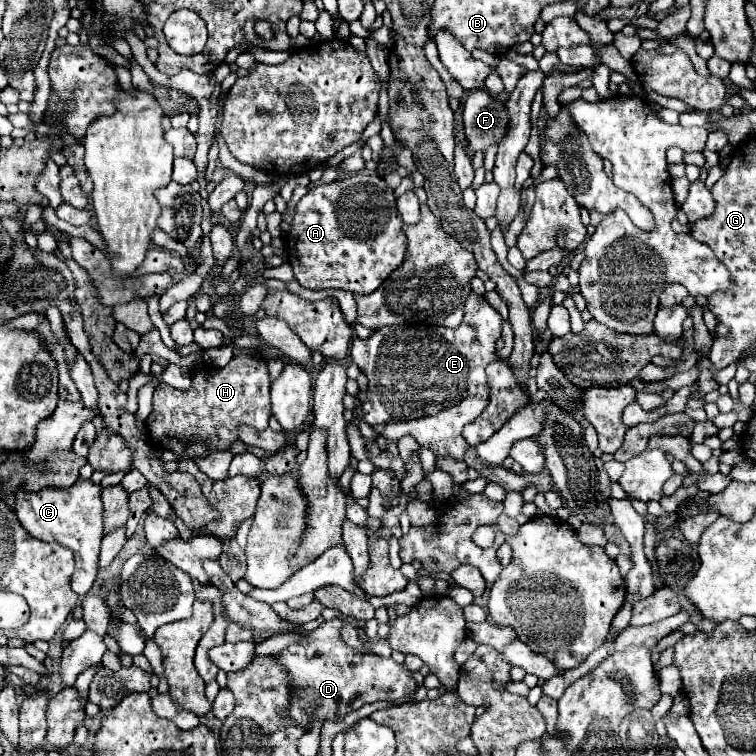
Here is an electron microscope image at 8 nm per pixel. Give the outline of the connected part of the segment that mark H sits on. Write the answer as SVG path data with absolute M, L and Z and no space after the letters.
M235 354L223 368L199 366L191 372L189 390L177 390L159 384L153 394L153 412L147 418L147 430L153 444L169 448L175 454L209 456L217 450L227 450L237 440L239 424L265 430L271 416L269 402L269 370L267 362L255 354Z

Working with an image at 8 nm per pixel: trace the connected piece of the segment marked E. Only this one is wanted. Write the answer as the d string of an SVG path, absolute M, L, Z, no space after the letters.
M471 292L459 328L397 324L375 330L369 338L353 338L351 360L369 378L367 396L361 406L363 420L371 426L431 416L465 396L489 396L485 376L487 364L497 360L495 342L501 338L501 314L483 296Z

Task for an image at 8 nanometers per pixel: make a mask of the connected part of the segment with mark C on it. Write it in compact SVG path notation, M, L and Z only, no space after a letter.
M79 478L71 488L55 490L43 488L39 492L27 492L19 488L15 492L15 514L23 528L43 542L55 542L69 548L75 556L75 574L71 586L77 594L87 594L99 572L99 548L103 538L103 502L101 486L91 480Z

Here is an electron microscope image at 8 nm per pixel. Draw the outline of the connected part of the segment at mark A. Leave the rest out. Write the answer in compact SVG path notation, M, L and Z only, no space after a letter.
M357 172L343 180L335 180L331 184L307 192L295 208L287 242L289 242L287 262L295 272L295 280L303 288L311 288L311 290L339 288L355 294L375 292L375 288L379 288L379 284L387 280L387 276L395 268L399 268L399 264L403 264L407 252L403 220L399 216L393 190L377 174L363 174L363 172Z

